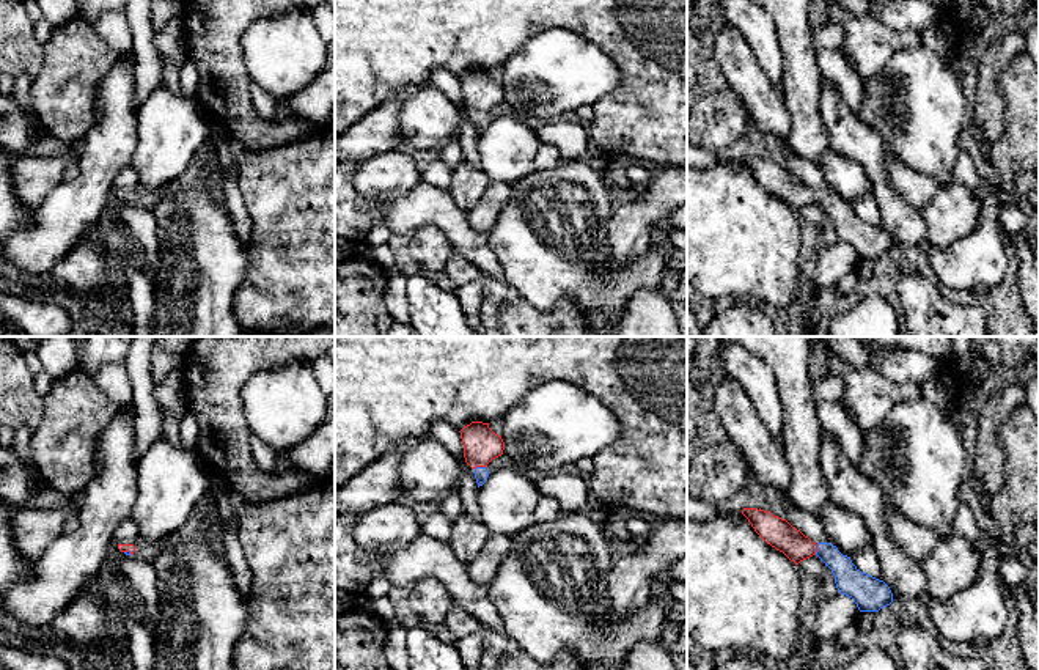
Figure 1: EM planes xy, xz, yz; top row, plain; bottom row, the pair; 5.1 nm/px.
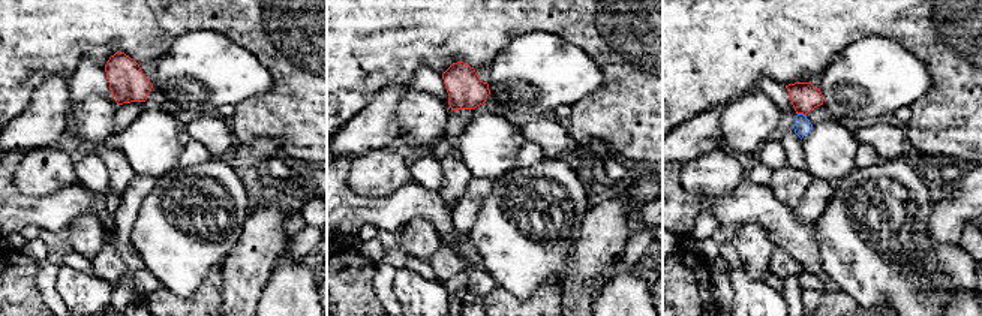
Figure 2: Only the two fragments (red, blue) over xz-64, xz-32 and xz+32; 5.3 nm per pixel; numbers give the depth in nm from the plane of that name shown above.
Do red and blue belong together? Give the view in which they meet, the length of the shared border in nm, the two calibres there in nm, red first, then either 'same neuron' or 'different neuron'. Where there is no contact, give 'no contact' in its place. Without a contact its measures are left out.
contact in xz; length 60 nm; calibres 180 and 70 nm; same neuron

